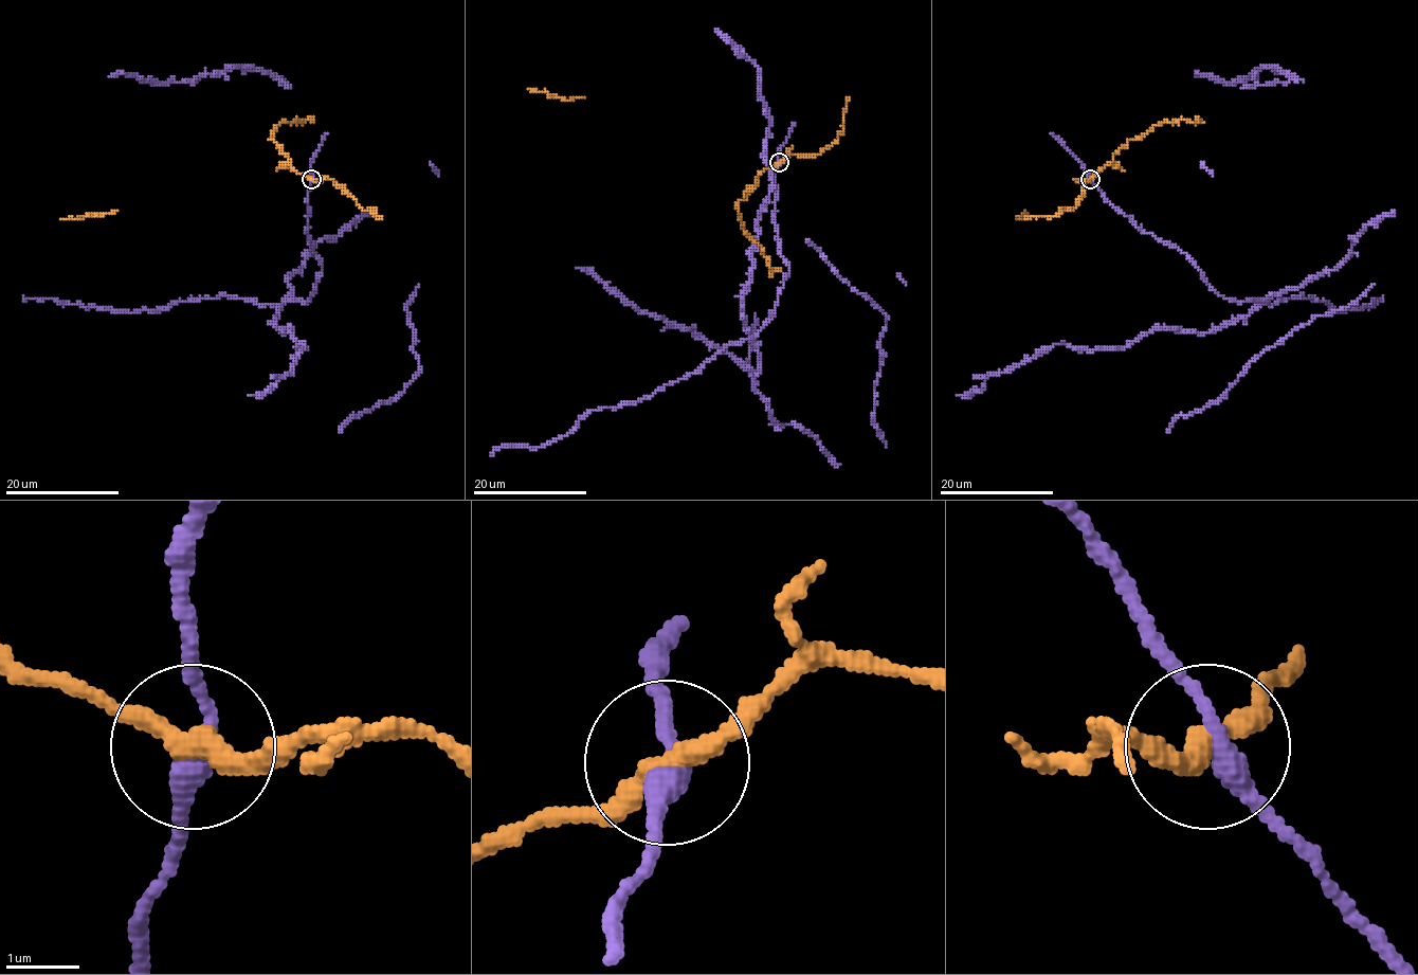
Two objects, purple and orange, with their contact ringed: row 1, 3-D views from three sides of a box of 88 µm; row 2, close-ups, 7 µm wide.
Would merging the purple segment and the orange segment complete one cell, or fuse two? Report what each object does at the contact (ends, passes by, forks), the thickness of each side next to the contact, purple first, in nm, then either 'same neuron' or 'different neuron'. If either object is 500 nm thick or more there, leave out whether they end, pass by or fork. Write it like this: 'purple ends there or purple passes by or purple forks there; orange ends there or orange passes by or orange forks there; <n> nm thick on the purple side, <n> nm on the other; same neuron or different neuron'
purple passes by; orange passes by; 280 nm thick on the purple side, 300 nm on the other; different neuron

